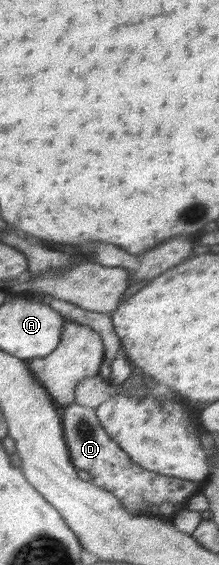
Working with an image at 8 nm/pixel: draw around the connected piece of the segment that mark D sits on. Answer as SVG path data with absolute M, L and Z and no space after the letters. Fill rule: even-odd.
M77 403L70 404L66 406L61 421L73 467L77 468L77 471L88 472L93 477L93 485L111 491L127 510L149 515L149 504L159 506L163 501L171 502L172 506L179 510L185 508L186 500L197 494L197 490L201 488L198 482L163 476L131 461L130 456L103 430L94 408Z

